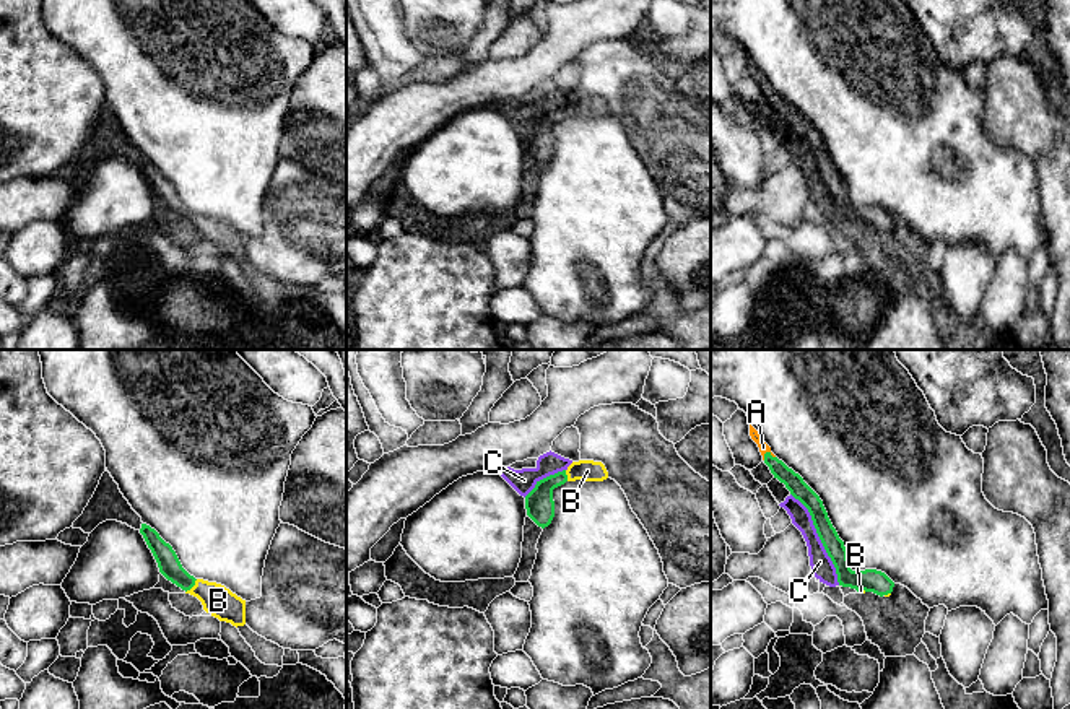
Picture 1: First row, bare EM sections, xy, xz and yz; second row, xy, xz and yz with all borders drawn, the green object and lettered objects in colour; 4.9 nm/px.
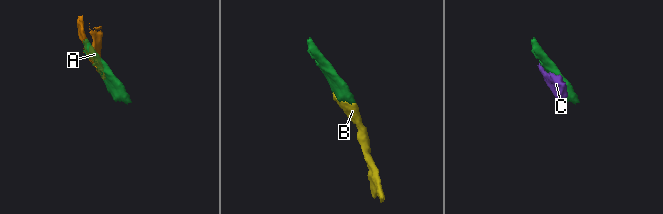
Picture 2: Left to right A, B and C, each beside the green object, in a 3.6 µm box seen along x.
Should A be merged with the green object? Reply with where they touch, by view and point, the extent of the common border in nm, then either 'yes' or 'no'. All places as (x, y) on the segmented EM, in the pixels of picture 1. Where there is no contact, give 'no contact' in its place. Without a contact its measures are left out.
meets green in yz at (769, 452); contact 70 nm long; yes

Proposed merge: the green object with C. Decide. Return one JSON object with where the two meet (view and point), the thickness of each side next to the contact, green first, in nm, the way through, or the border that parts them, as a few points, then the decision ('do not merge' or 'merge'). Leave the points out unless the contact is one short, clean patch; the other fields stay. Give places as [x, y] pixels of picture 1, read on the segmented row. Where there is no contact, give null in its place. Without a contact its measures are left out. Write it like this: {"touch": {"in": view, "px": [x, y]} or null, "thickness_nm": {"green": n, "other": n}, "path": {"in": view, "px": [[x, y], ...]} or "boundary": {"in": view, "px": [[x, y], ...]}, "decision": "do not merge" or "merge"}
{"touch": {"in": "yz", "px": [820, 539]}, "thickness_nm": {"green": 100, "other": 110}, "decision": "do not merge"}

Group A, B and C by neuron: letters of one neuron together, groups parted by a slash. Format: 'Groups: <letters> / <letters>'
Groups: A B / C

